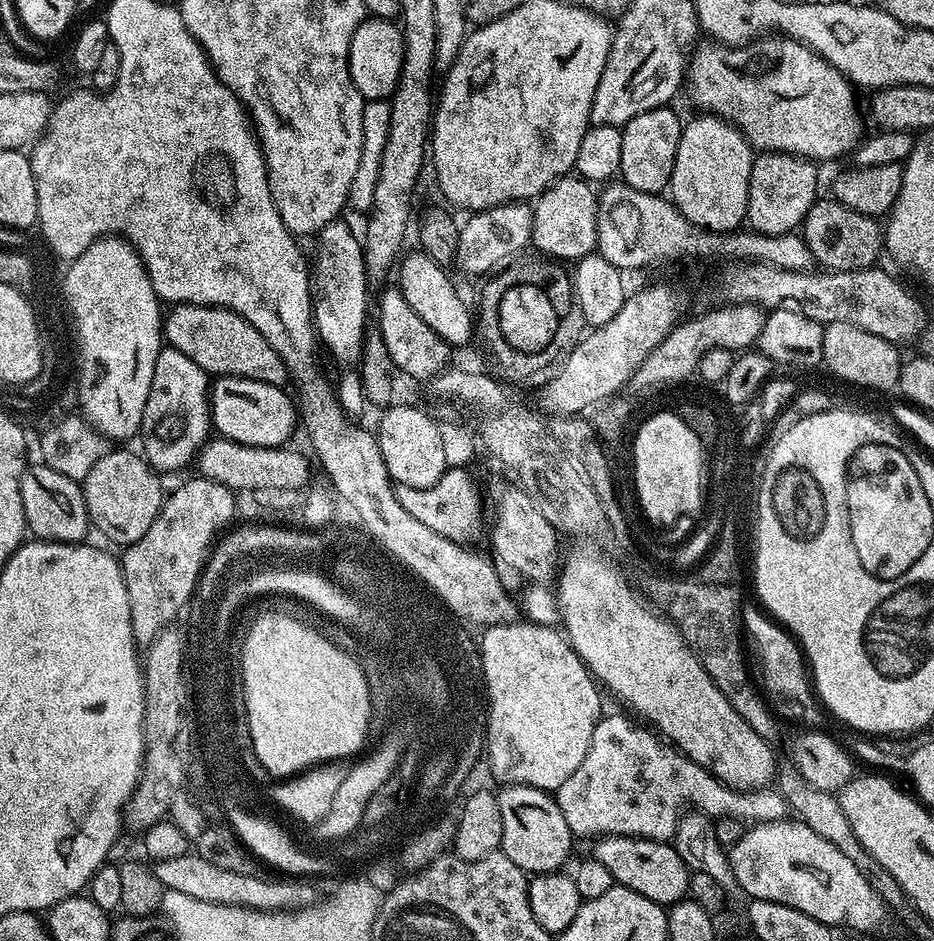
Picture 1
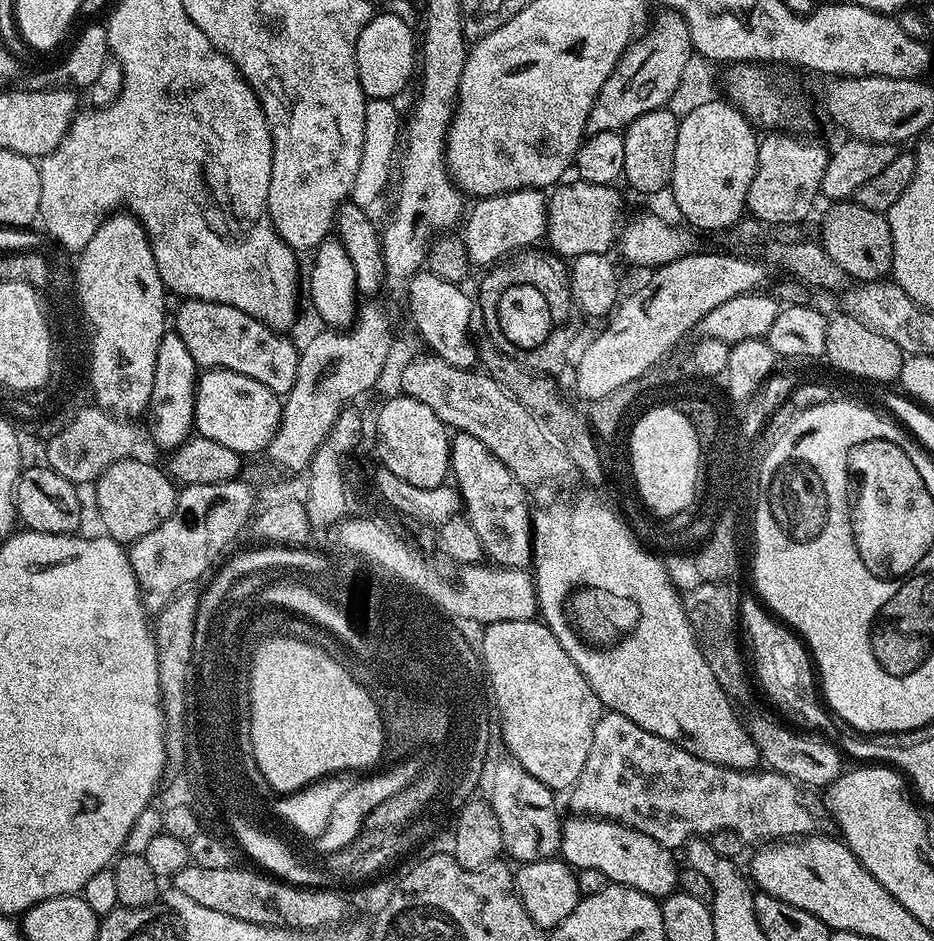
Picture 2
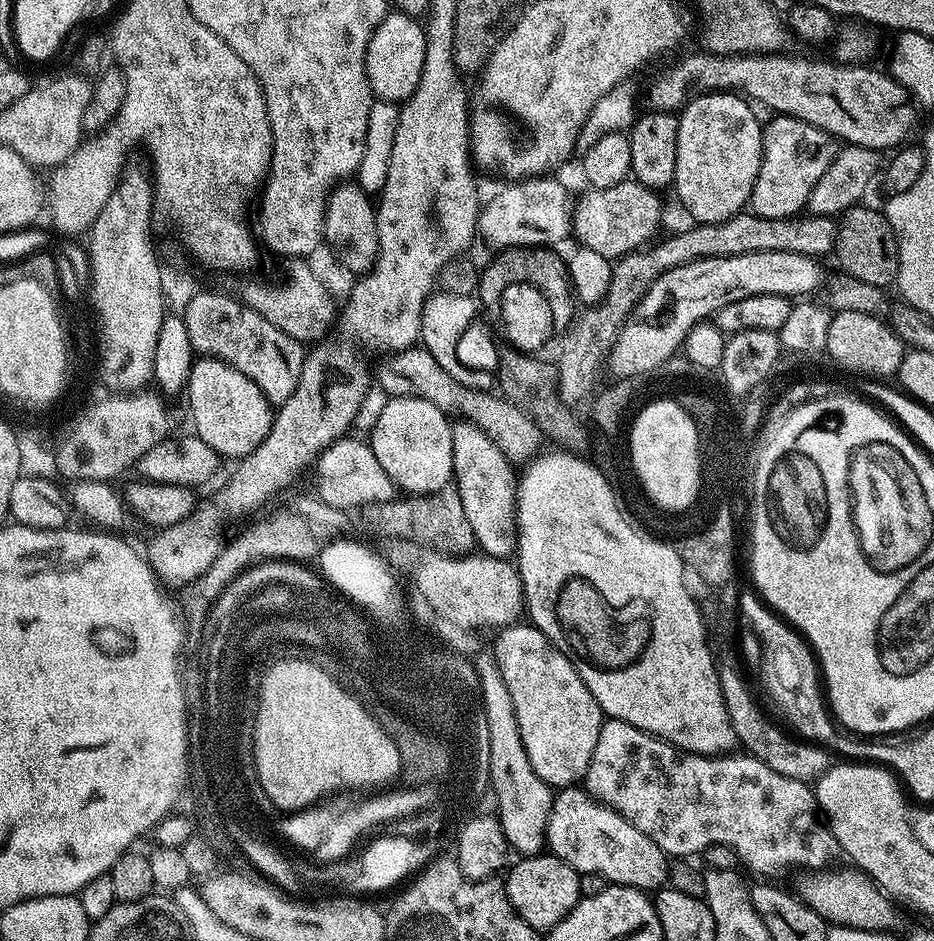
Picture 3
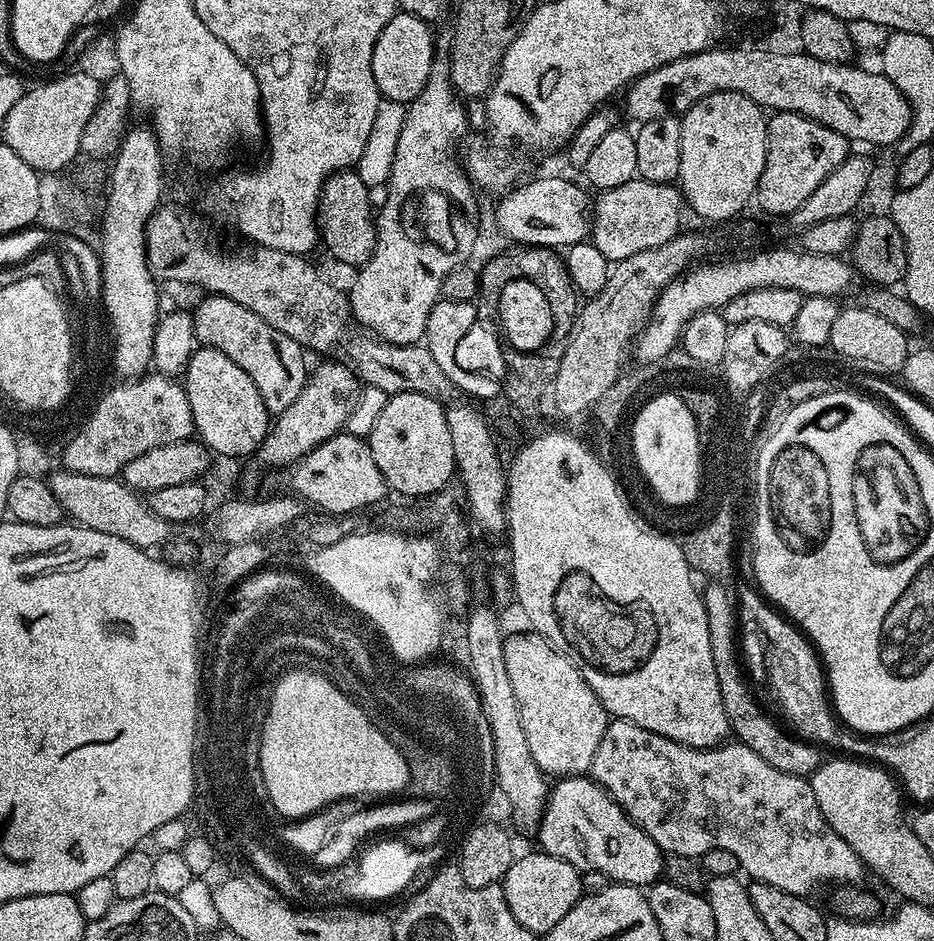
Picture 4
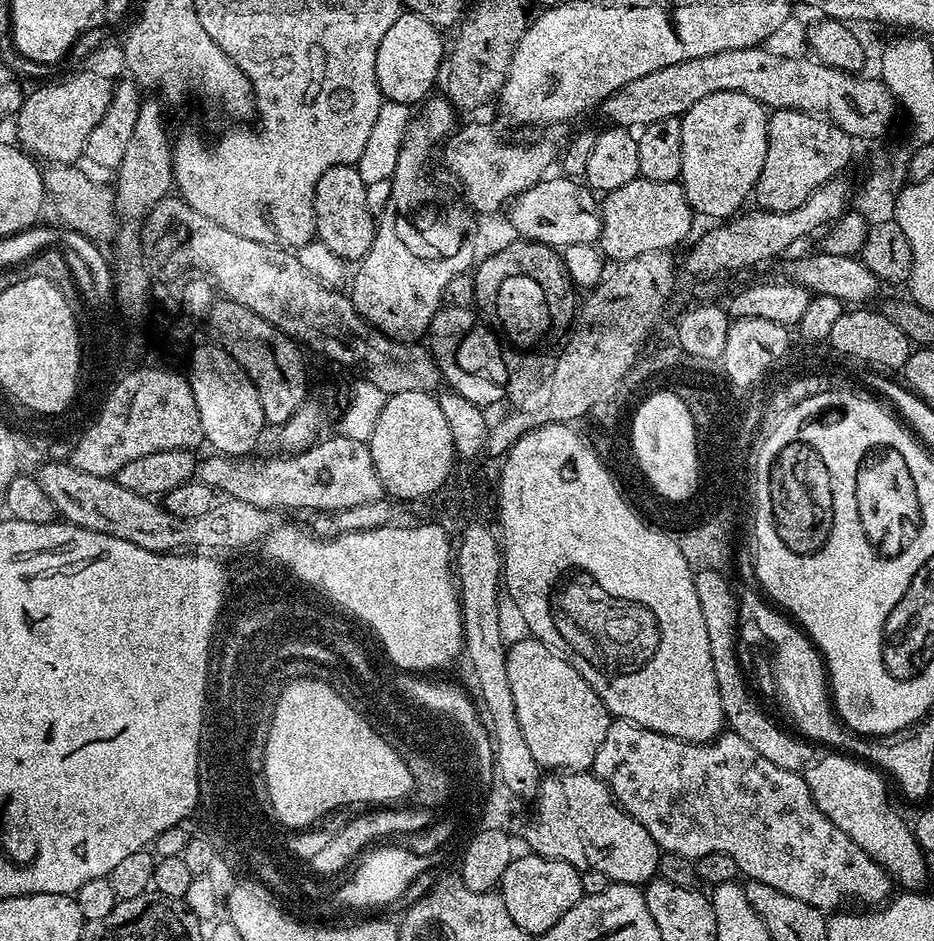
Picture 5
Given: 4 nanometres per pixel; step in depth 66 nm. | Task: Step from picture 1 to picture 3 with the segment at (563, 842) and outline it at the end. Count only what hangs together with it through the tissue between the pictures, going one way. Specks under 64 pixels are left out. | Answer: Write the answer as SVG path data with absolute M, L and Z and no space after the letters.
M491 655L479 657L476 672L480 676L481 698L484 699L486 725L490 736L491 791L498 800L496 810L509 847L519 855L539 855L547 841L549 812L554 795L551 785L545 783L532 766L529 755L522 746L522 734L518 730L518 718L514 714L514 702L506 690L506 682Z

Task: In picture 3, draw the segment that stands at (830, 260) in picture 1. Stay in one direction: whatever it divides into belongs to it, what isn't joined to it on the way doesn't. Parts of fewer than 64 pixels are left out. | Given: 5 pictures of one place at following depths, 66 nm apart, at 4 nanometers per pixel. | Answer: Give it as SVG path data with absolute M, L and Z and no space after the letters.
M853 206L839 217L834 256L840 259L839 267L854 278L887 289L895 285L898 274L898 242L883 211L864 207Z

